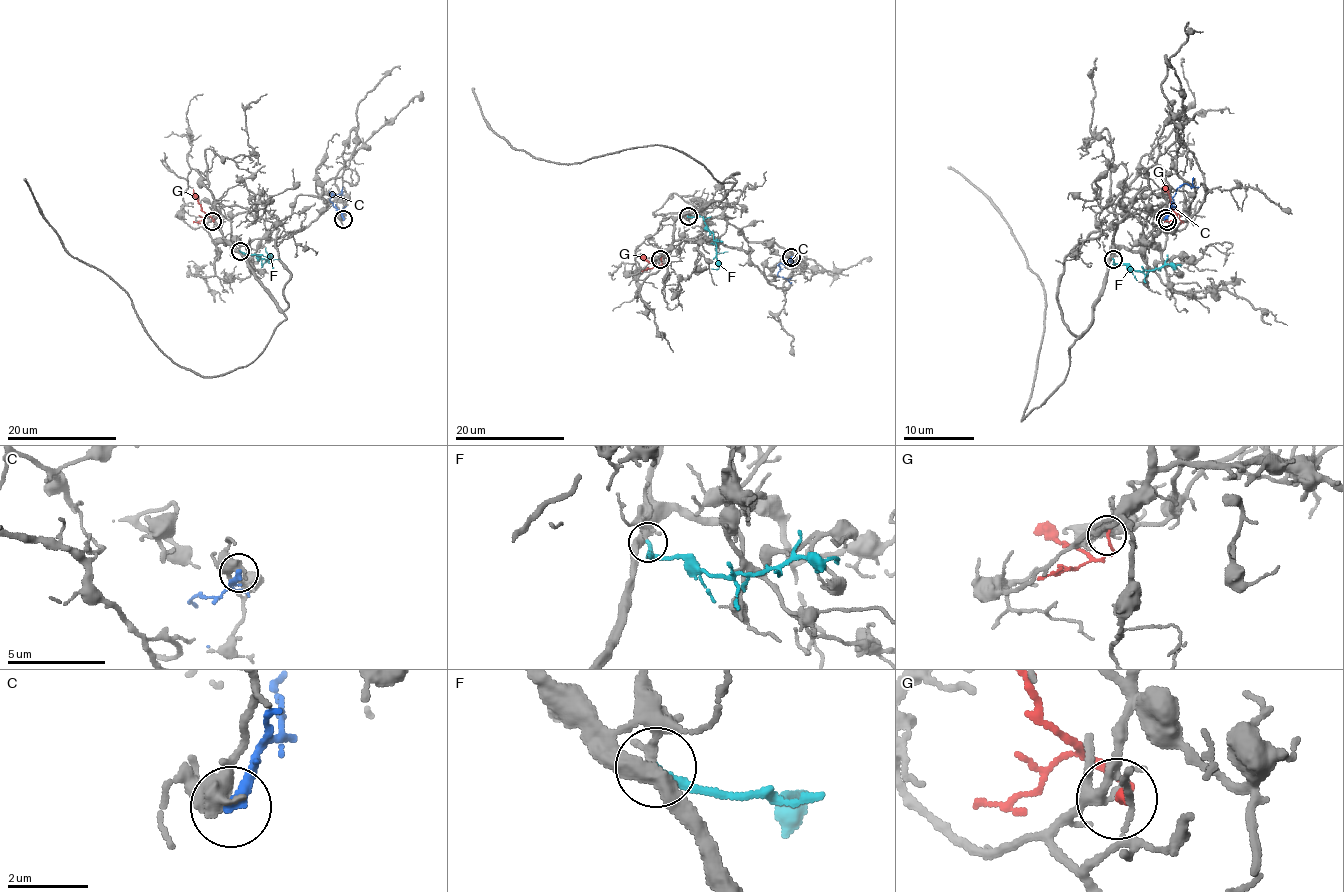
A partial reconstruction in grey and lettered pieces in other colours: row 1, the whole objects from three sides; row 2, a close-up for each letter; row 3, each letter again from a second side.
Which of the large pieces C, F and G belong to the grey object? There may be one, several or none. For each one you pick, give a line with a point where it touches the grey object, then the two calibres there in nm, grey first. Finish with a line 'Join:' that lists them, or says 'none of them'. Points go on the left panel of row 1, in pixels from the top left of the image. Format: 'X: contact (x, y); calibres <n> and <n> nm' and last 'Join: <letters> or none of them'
F: contact (240, 251); calibres 260 and 200 nm
Join: F

